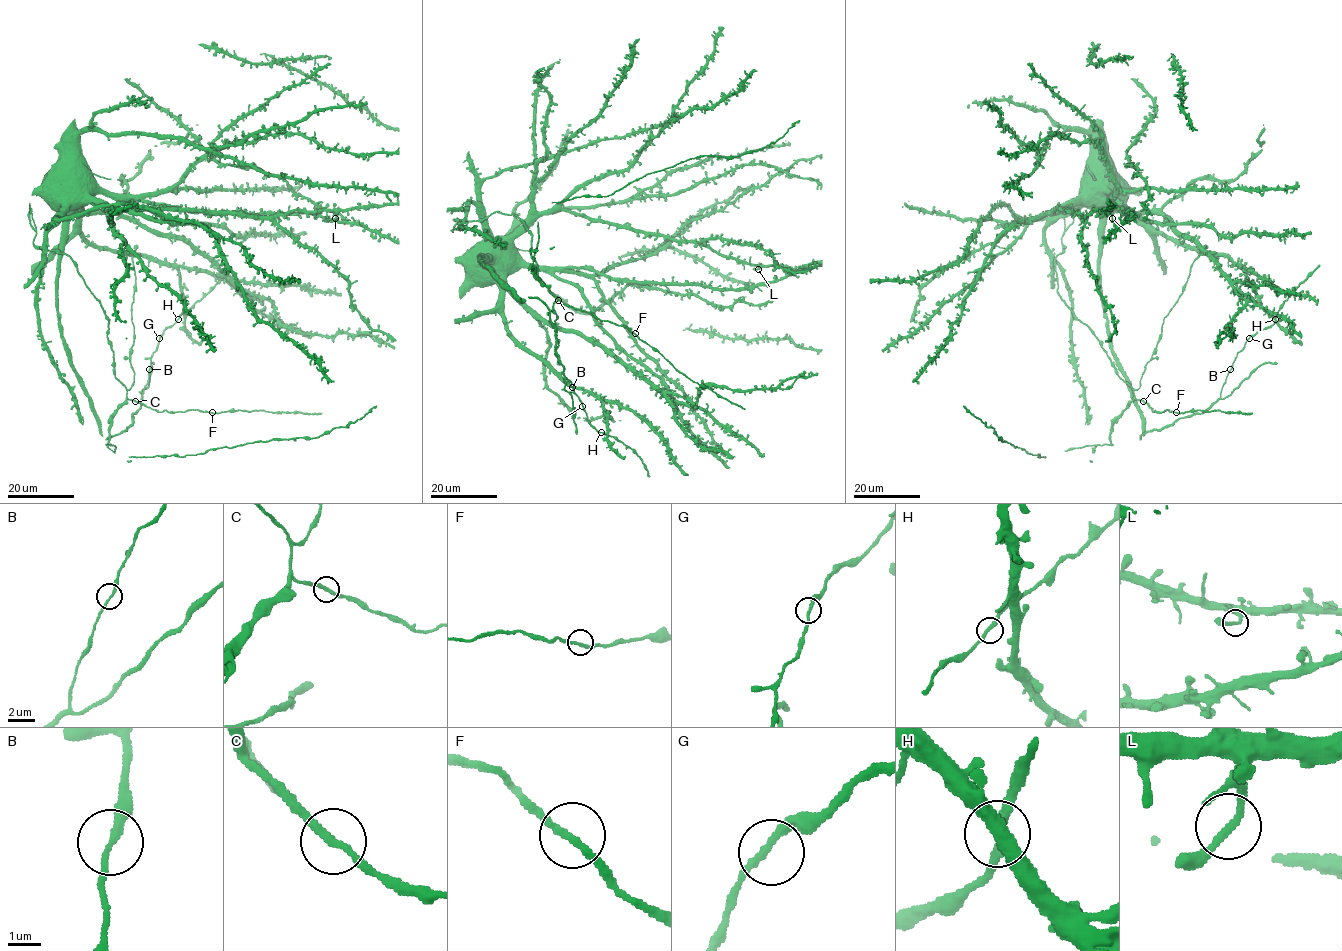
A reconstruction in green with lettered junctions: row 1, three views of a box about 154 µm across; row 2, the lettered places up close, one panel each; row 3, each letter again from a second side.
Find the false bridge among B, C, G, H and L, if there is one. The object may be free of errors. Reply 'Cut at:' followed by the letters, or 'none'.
Cut at: none

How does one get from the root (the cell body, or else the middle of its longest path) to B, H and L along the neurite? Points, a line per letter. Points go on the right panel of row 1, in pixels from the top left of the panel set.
B: (1103, 144), (1129, 208), (1180, 244), (1224, 254), (1275, 317), (1249, 338), (1230, 369)
H: (1103, 144), (1123, 185), (1126, 205), (1138, 217), (1180, 244), (1224, 254), (1242, 270), (1256, 298), (1275, 319)
L: (1103, 144), (1109, 162), (1074, 200), (1053, 210), (1067, 210), (1082, 216), (1108, 210), (1112, 218)

